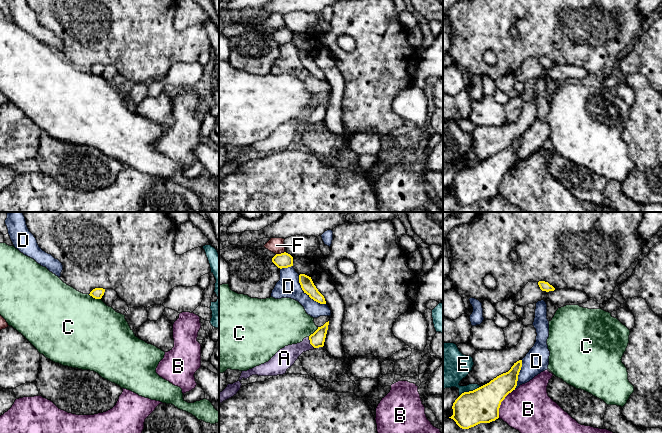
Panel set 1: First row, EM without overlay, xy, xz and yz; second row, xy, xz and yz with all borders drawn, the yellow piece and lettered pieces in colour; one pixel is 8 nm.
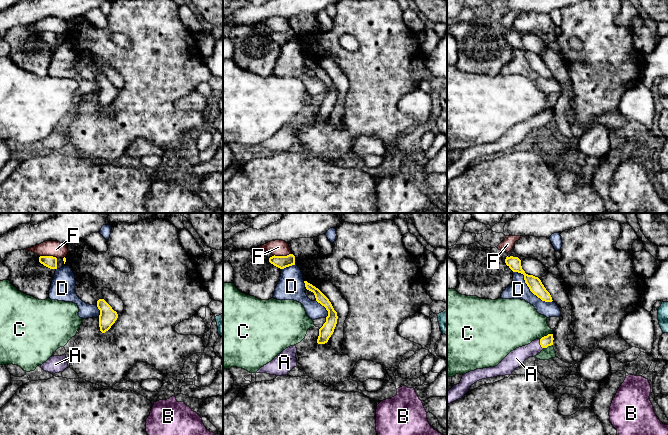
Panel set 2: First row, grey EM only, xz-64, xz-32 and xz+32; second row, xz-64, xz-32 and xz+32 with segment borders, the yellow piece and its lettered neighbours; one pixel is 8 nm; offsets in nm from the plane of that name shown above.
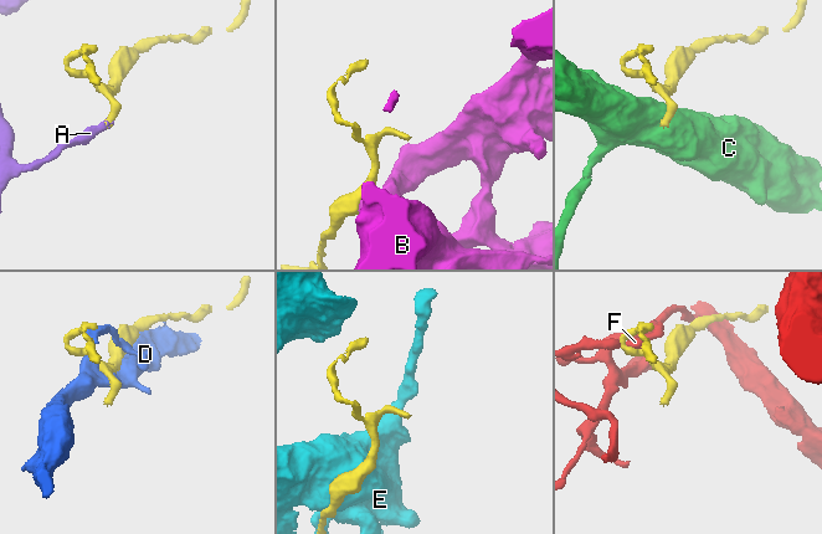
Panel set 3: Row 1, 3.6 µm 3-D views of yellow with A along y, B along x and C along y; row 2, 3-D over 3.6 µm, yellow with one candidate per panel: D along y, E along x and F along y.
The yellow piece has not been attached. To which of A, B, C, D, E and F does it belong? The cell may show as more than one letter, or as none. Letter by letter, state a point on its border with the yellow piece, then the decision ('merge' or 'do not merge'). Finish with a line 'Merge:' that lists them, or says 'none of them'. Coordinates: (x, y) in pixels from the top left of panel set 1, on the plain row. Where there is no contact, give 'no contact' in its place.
A: contact xz (310, 118); merge
B: contact yz (500, 180); do not merge
C: contact xy (94, 73); do not merge
D: contact xz (307, 70); do not merge
E: contact yz (470, 167); do not merge
F: contact xz (281, 29); do not merge
Merge: A

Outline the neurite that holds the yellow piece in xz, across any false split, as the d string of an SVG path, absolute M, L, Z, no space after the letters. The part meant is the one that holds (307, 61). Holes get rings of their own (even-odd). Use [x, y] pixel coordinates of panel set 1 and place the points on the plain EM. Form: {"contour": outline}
{"contour": "M300 50L299 59L304 69L306 69L311 75L320 80L326 80L324 72L318 67L311 53L305 50Z"}

